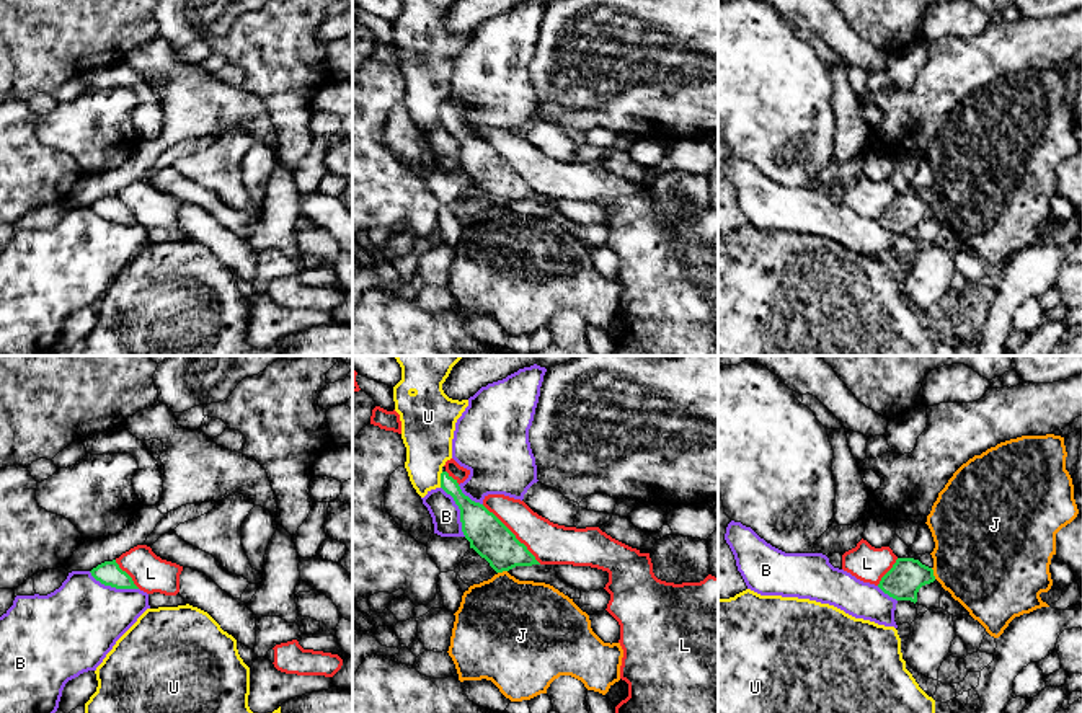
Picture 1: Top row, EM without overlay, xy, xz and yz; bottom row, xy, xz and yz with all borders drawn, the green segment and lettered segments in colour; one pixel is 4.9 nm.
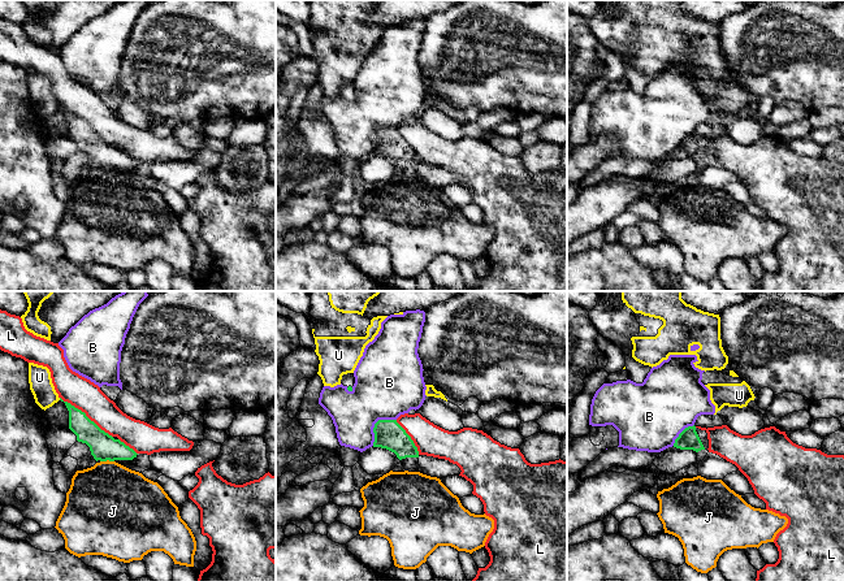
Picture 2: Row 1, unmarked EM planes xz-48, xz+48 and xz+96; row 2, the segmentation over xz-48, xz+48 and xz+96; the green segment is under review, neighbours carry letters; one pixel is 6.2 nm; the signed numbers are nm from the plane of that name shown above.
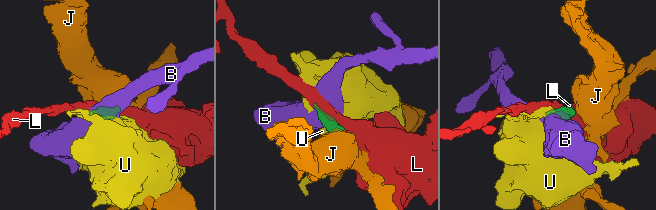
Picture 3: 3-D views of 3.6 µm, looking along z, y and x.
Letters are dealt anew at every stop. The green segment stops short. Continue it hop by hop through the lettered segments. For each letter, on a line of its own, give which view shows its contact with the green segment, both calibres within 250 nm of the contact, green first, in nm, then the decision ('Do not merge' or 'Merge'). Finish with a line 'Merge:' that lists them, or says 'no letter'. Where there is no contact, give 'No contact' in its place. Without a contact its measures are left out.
B: Touches green in xy. Thickness 120 nm (green) against 400 nm. Do not merge
J: Touches green in yz. Thickness 180 nm (green) against 460 nm. Do not merge
L: Touches green in xz. Thickness 190 nm (green) against 200 nm. Do not merge
U: Touches green in xz. Thickness 150 nm (green) against 260 nm. Do not merge
Merge: no letter

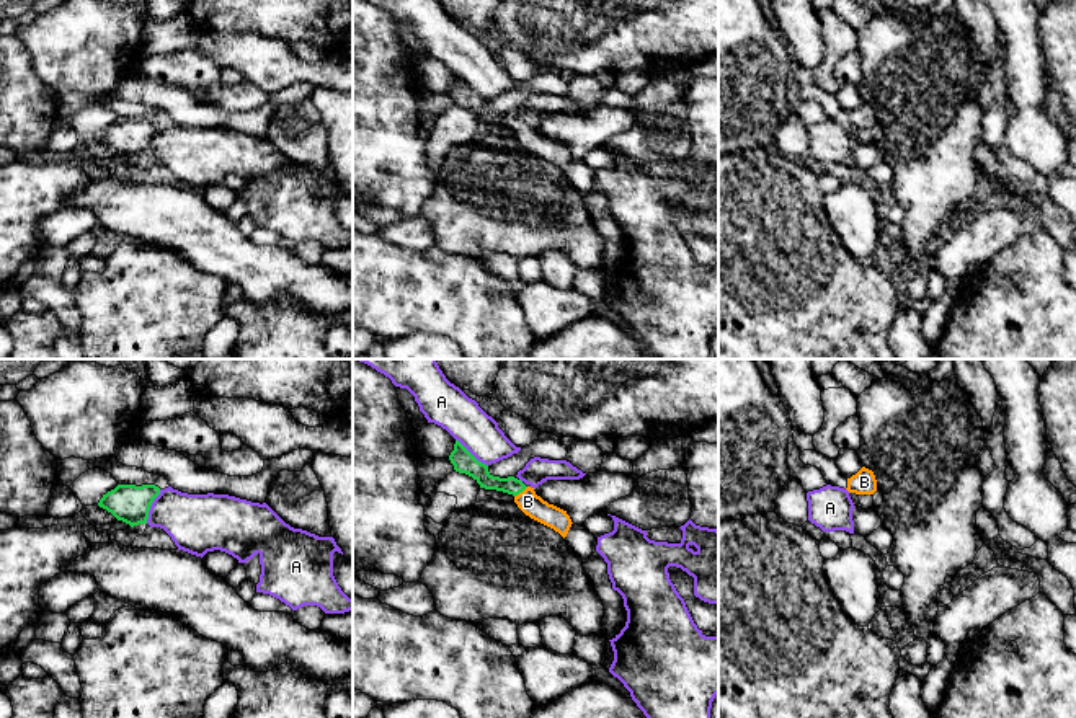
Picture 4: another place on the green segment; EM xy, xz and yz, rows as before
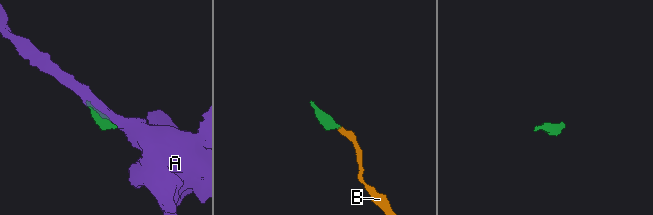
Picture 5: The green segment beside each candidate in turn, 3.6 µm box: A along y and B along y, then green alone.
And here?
A: Touches green in xy. Thickness 190 nm (green) against 280 nm. Do not merge
B: Touches green in xz. Thickness 90 nm (green) against 110 nm. Merge
Merge: B

